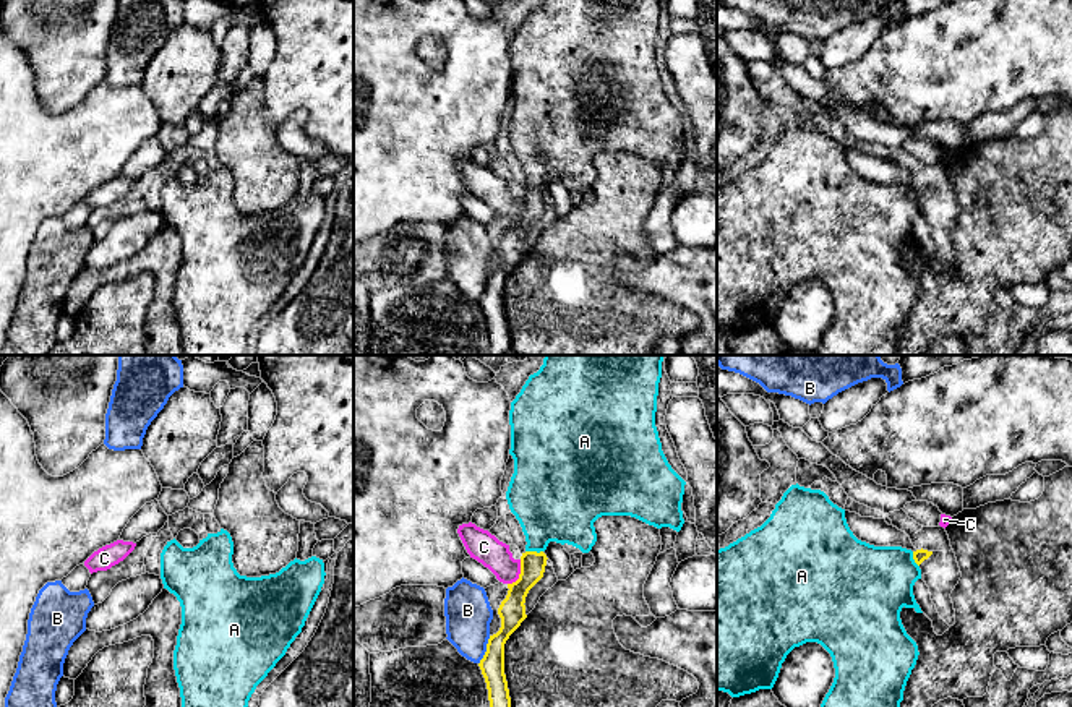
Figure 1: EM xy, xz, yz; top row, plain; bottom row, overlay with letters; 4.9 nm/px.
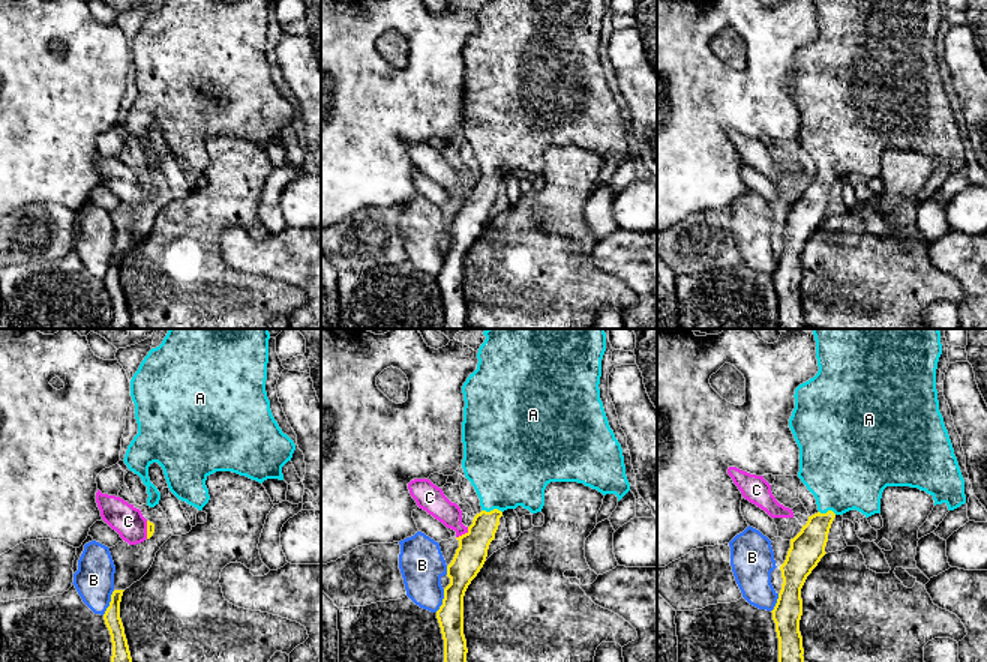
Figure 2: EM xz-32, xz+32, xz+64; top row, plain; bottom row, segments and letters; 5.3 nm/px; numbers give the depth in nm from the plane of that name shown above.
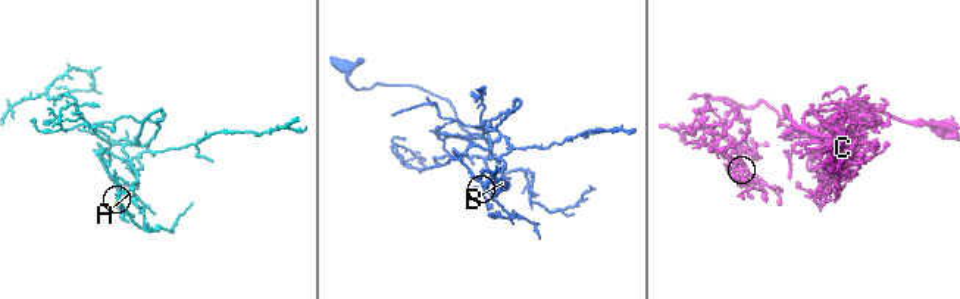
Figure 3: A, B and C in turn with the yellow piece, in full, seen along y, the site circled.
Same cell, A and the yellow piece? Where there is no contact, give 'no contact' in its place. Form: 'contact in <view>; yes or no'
contact in xz; yes

